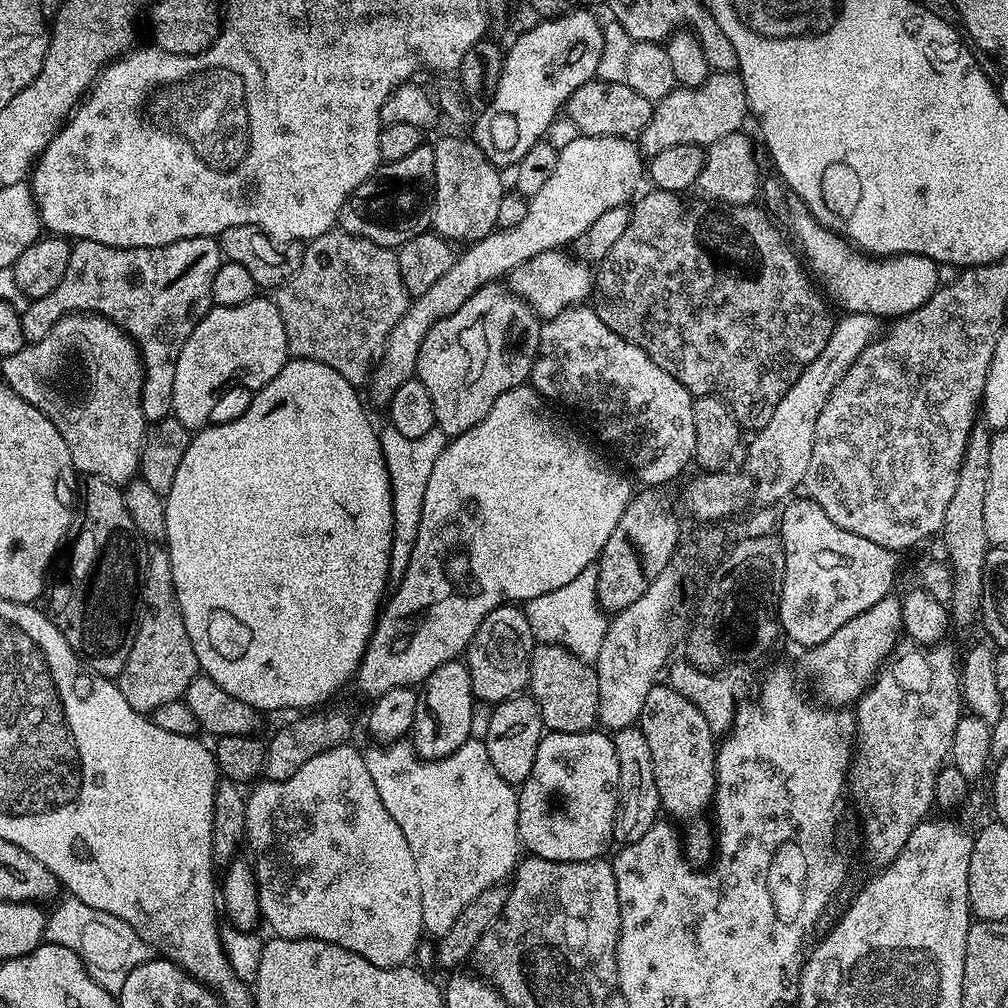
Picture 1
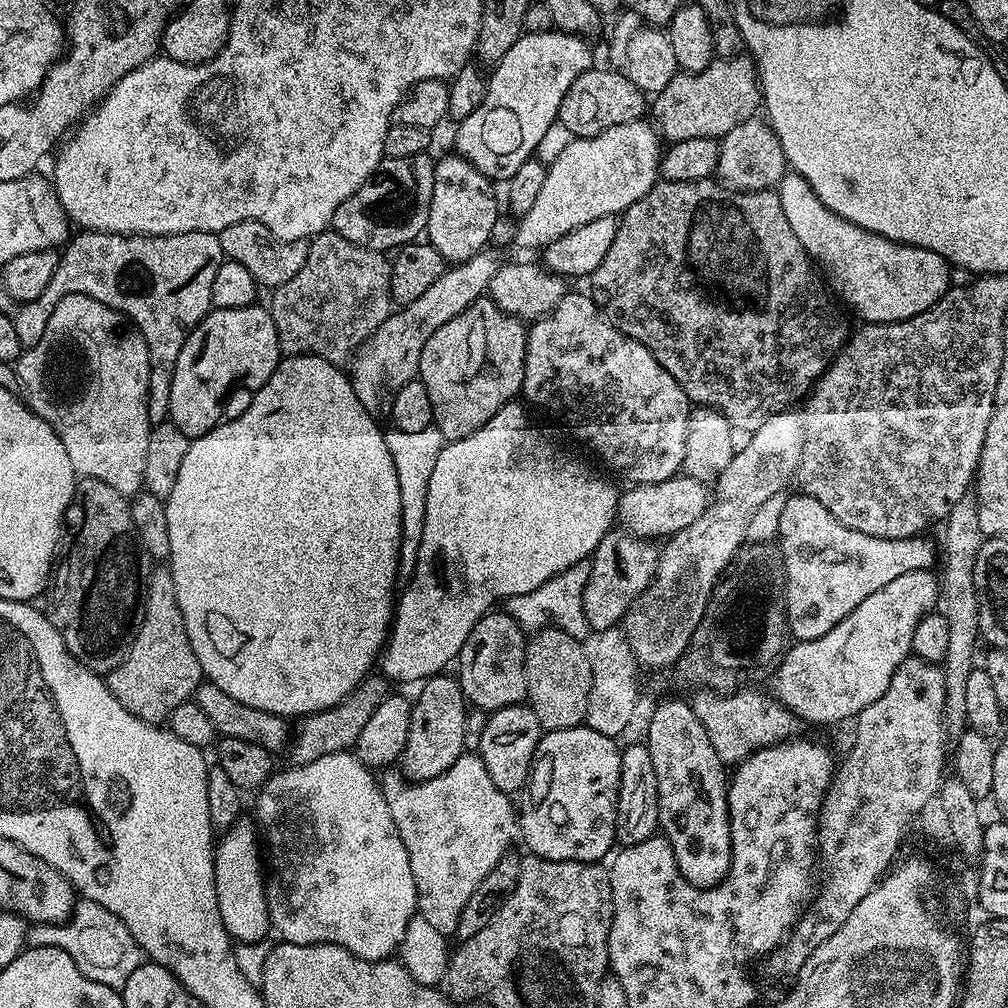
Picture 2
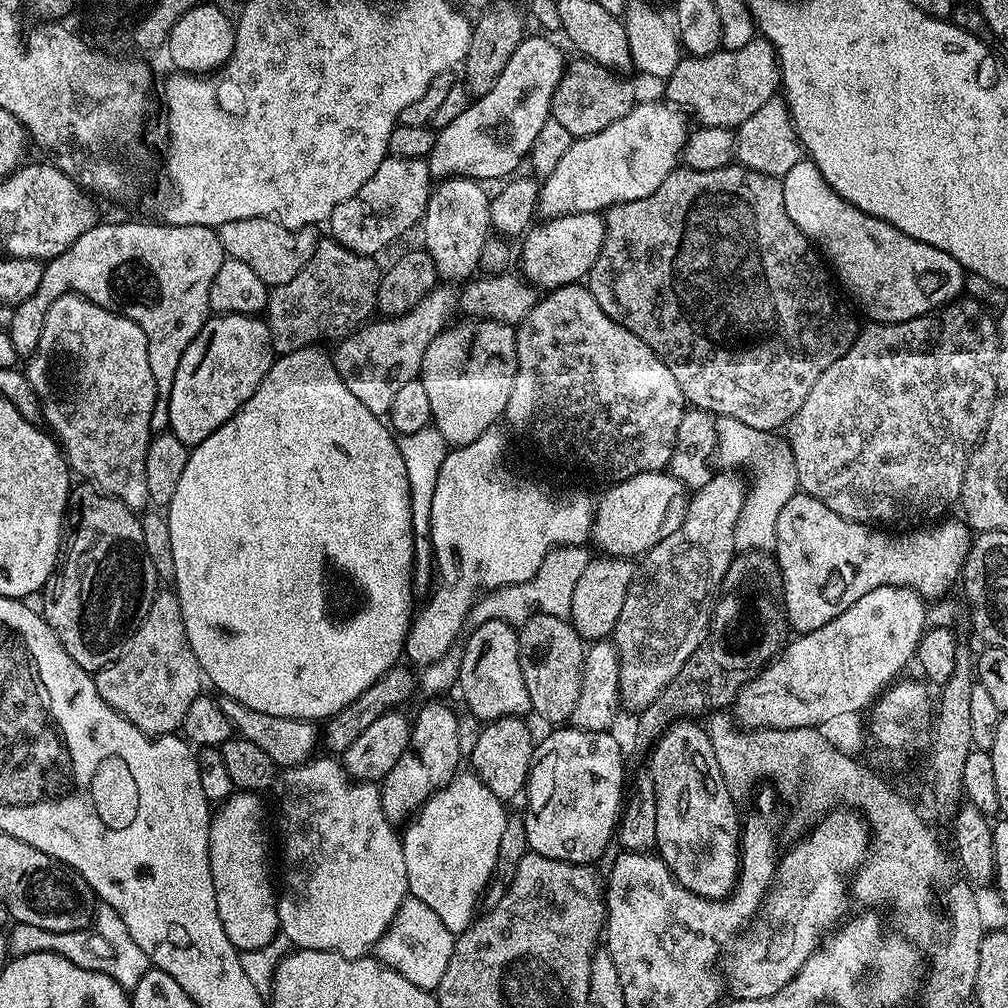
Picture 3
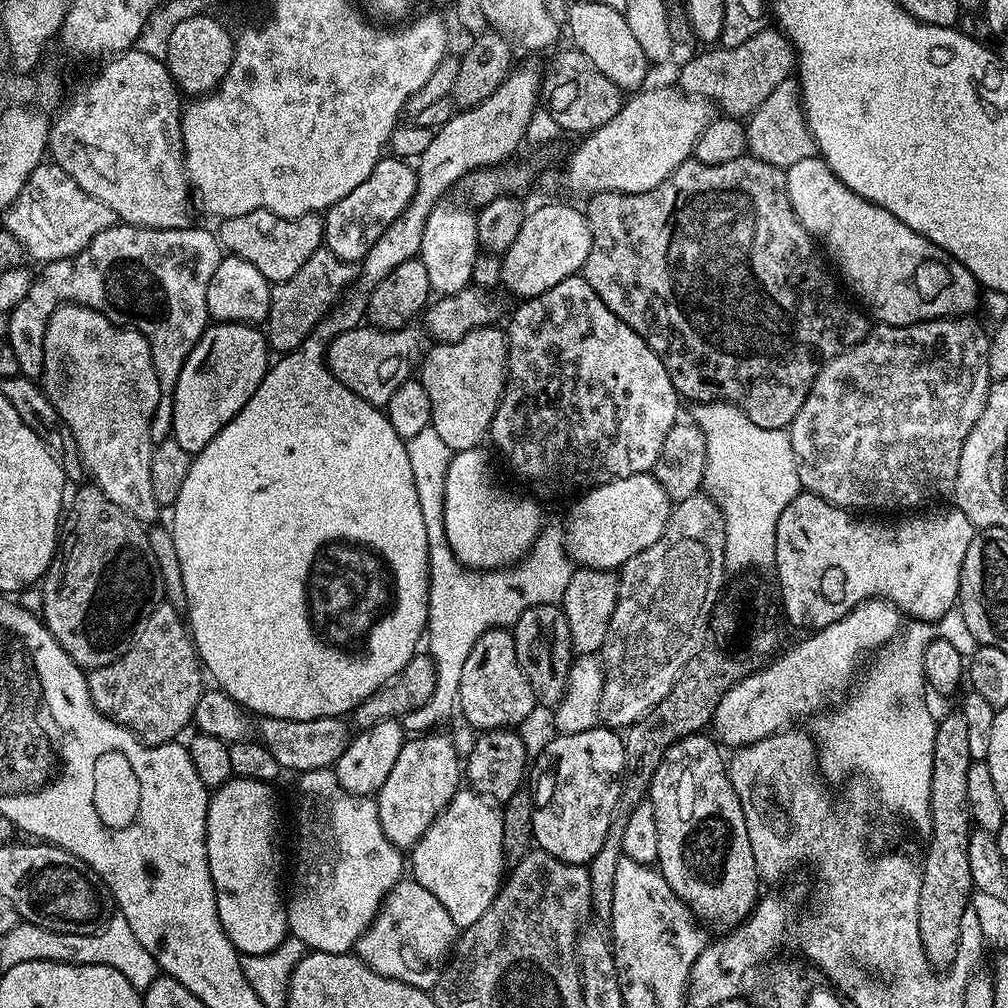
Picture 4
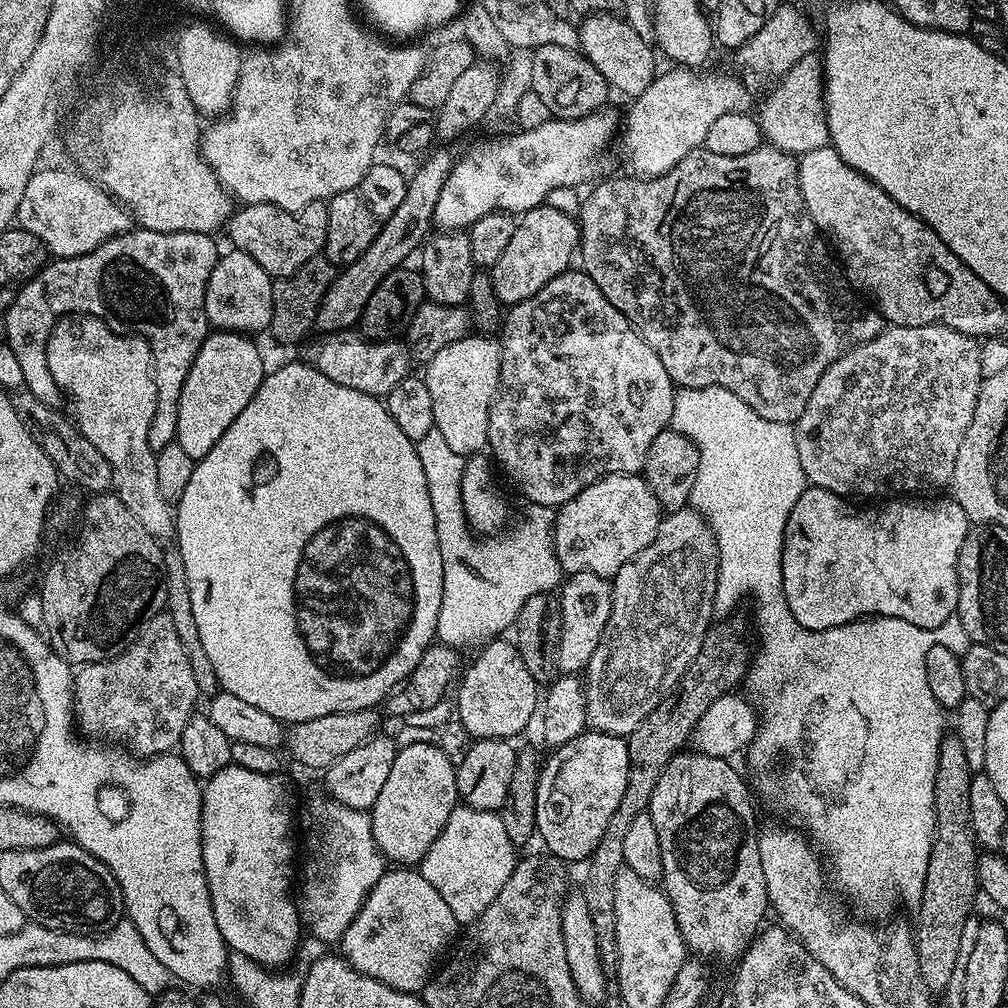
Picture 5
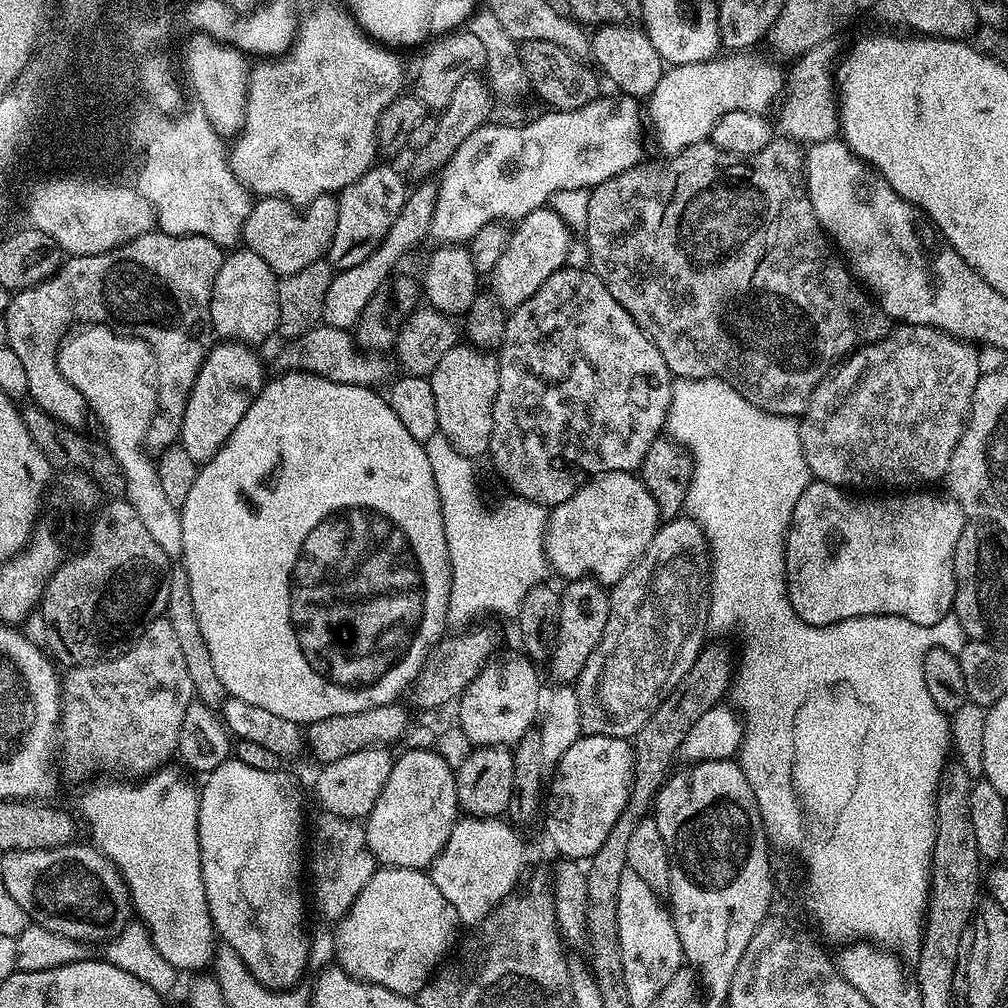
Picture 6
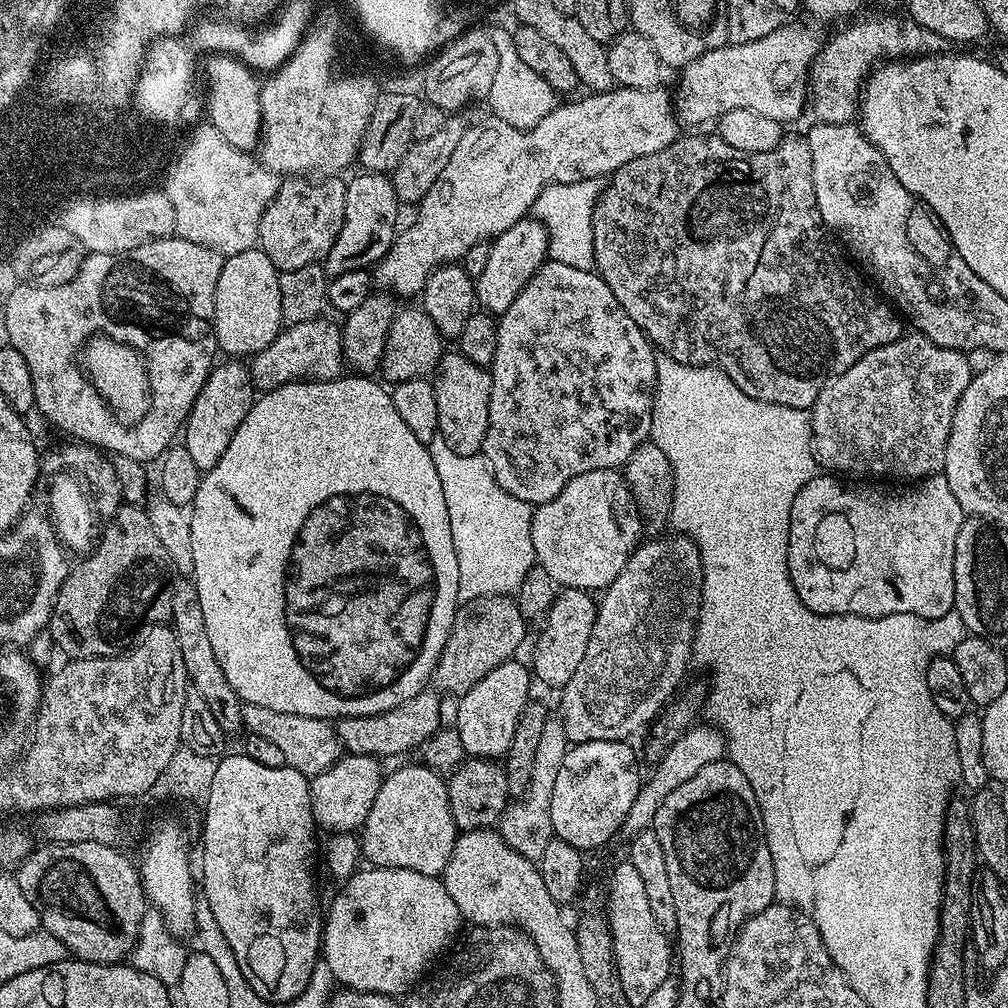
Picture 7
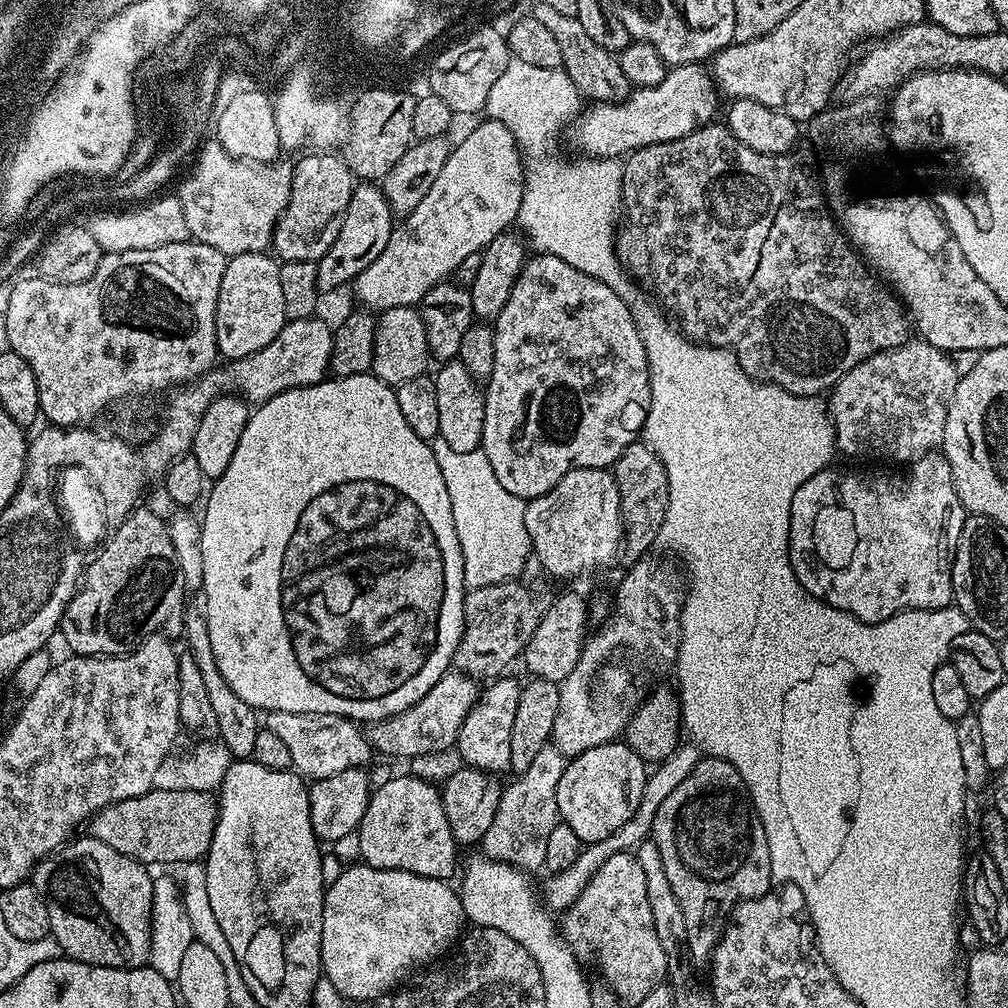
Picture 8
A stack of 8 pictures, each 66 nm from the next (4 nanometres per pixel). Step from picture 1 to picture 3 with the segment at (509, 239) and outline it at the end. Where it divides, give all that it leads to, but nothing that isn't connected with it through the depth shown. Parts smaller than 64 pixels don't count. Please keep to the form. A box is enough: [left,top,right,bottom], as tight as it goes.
[334,102,690,417]

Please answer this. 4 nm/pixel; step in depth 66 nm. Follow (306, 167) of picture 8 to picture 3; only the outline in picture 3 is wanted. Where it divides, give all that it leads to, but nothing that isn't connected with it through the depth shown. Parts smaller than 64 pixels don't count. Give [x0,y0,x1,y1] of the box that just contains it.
[218,218,318,286]

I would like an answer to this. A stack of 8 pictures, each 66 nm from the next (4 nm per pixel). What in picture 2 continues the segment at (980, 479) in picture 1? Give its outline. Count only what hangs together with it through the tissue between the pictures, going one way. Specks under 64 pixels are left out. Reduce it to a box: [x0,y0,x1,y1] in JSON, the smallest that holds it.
[939,494,986,737]

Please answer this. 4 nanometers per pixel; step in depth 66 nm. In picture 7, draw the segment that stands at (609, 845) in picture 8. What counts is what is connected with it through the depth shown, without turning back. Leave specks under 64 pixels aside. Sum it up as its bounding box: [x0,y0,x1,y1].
[619,723,726,842]

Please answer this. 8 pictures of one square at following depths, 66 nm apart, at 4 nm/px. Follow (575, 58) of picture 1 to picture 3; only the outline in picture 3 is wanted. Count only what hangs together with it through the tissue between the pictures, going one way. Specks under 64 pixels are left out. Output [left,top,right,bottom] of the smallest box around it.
[426,35,566,181]

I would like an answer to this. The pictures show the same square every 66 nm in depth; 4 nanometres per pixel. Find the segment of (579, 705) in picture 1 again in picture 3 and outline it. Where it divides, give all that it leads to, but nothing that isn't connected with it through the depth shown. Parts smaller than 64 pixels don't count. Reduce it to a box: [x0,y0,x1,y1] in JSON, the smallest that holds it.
[518,614,585,726]

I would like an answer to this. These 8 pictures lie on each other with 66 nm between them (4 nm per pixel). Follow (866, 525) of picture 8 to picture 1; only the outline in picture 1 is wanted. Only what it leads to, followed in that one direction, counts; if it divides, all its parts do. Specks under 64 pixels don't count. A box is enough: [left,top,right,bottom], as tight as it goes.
[778,498,898,646]

